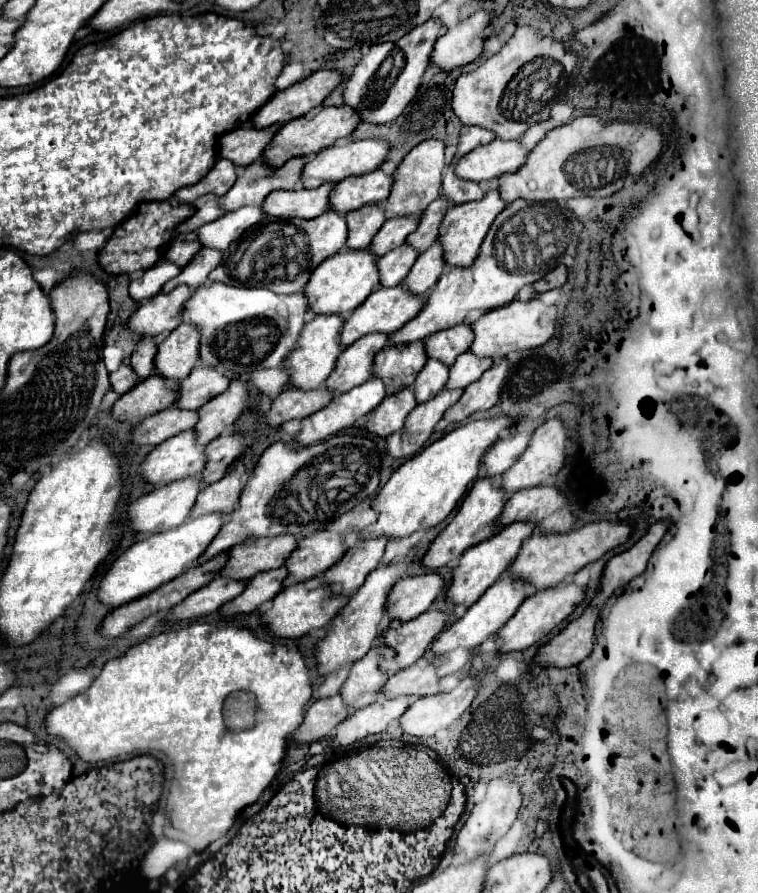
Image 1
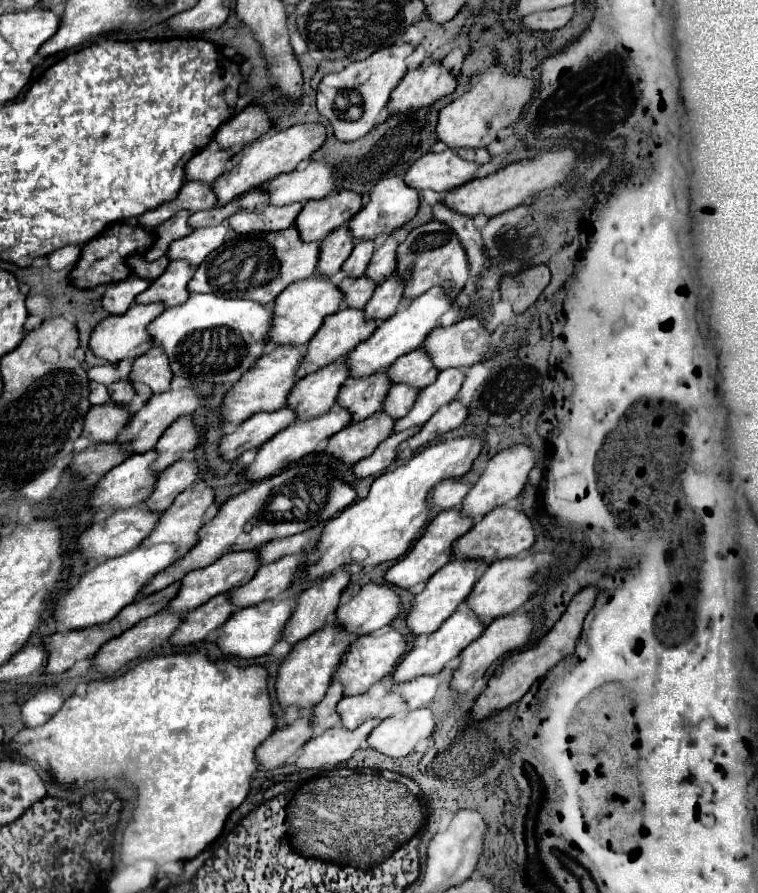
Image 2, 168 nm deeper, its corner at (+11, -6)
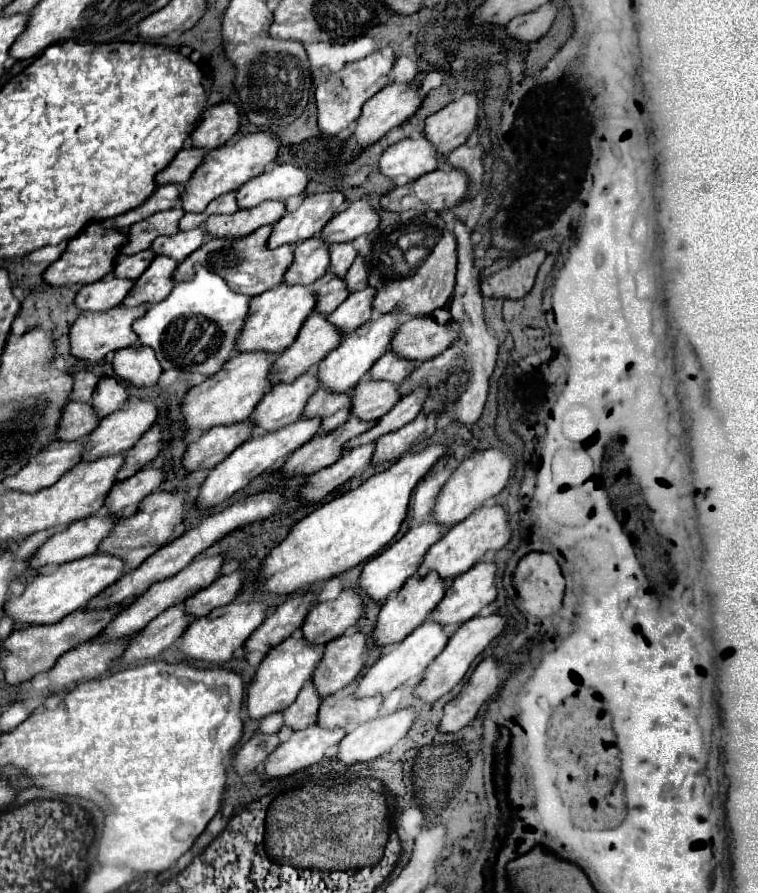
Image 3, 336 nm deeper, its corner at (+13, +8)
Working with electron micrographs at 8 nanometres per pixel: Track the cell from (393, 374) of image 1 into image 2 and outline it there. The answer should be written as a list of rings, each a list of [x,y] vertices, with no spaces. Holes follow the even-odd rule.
[[[386,371],[368,377],[348,377],[338,395],[338,407],[346,407],[352,413],[352,421],[372,417],[382,409],[392,381]]]

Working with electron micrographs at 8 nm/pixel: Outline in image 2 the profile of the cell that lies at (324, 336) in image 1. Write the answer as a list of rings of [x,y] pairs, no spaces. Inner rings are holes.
[[[278,345],[276,349],[264,353],[260,357],[260,363],[252,367],[252,371],[246,371],[244,377],[232,385],[228,391],[224,403],[222,403],[222,415],[226,421],[244,421],[260,411],[278,411],[280,407],[286,407],[288,395],[292,387],[296,385],[296,369],[300,367],[304,359],[304,347],[298,345]]]

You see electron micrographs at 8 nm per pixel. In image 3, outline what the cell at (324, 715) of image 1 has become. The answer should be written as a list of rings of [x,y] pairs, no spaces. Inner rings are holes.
[[[254,735],[248,743],[244,743],[236,755],[234,755],[234,763],[232,769],[238,775],[246,775],[252,773],[262,761],[266,761],[266,757],[278,747],[278,737],[266,737],[266,735]]]

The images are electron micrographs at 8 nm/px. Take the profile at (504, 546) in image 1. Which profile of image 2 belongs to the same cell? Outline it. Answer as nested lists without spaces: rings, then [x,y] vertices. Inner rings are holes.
[[[452,559],[448,561],[438,573],[434,573],[428,581],[428,585],[424,587],[422,593],[418,593],[412,601],[412,611],[408,613],[408,627],[416,633],[416,635],[422,635],[422,633],[434,633],[454,611],[460,603],[466,601],[466,597],[470,595],[472,587],[476,585],[476,581],[480,579],[480,575],[488,569],[486,561],[474,561],[472,563],[466,563],[468,559]]]

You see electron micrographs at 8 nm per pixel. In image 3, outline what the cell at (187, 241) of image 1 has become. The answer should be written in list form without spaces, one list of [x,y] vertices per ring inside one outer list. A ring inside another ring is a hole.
[[[150,249],[138,253],[138,255],[118,255],[116,265],[114,265],[114,275],[130,277],[130,281],[136,281],[146,271],[146,267],[150,265],[152,259],[154,259],[154,253]]]

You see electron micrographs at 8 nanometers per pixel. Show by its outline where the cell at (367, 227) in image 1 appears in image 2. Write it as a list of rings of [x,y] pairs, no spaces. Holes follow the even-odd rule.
[[[348,223],[344,227],[338,227],[336,231],[332,231],[322,243],[320,243],[320,263],[318,263],[318,271],[326,277],[336,275],[344,261],[350,257],[354,249],[354,237],[350,233]]]

